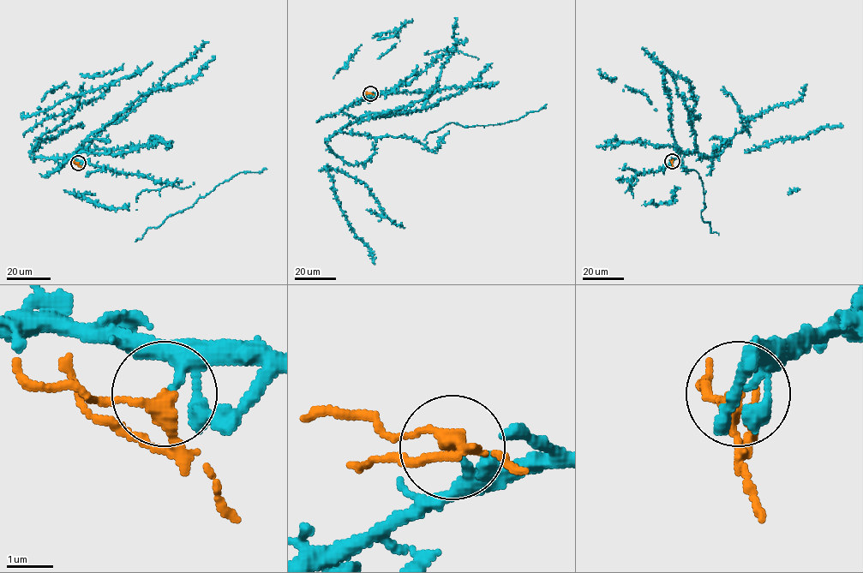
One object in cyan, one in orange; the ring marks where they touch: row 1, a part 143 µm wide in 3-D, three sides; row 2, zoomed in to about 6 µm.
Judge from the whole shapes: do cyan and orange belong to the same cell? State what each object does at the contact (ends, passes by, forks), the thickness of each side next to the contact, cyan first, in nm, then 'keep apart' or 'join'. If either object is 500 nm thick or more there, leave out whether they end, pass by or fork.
cyan passes by | orange passes by | 200/280 nm | keep apart

